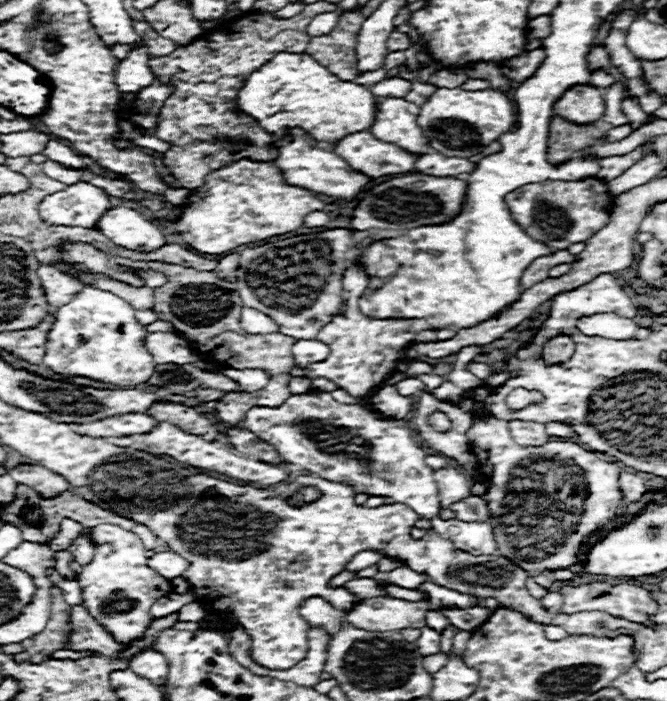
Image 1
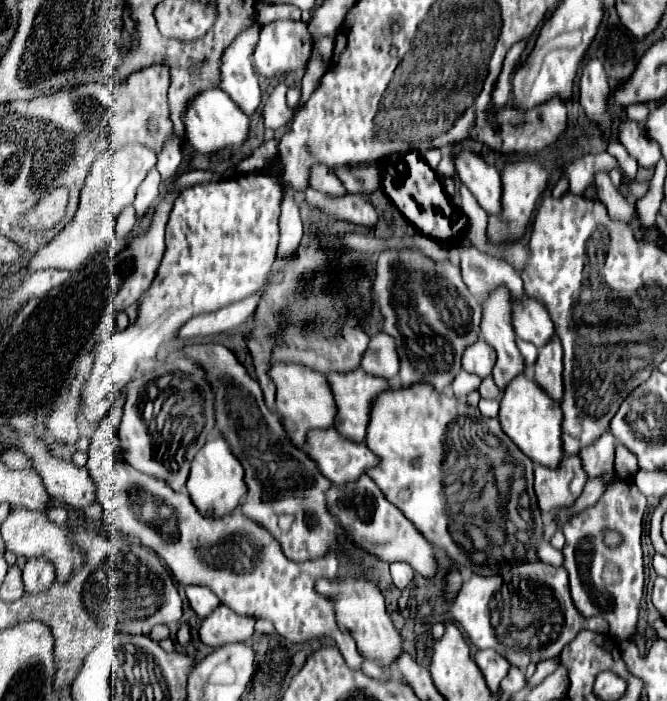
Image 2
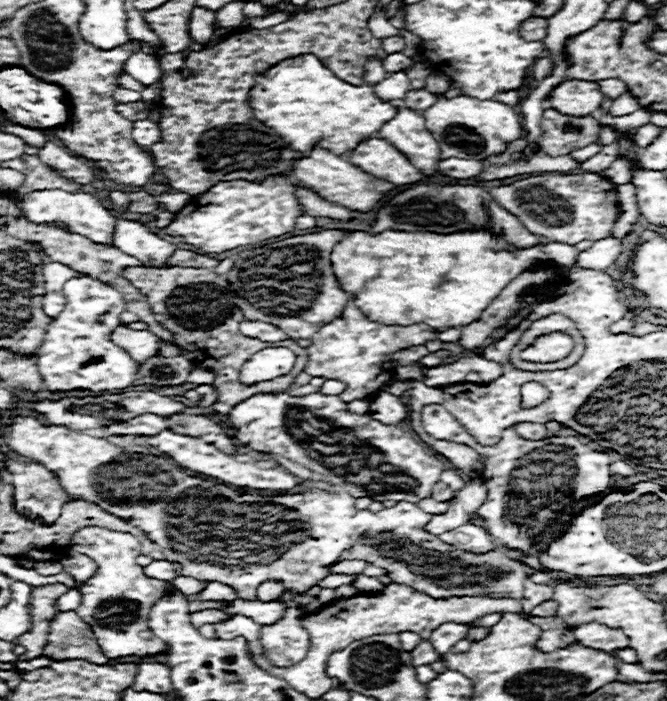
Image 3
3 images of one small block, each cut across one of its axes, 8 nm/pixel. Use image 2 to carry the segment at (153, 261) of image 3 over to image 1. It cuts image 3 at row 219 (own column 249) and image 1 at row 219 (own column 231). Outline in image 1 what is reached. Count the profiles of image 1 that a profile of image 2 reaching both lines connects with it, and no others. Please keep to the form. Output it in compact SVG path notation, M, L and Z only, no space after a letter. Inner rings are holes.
M124 206L104 212L96 228L104 232L104 236L108 236L108 240L112 240L116 246L128 250L150 252L166 244L166 238L156 224L146 220L140 212Z

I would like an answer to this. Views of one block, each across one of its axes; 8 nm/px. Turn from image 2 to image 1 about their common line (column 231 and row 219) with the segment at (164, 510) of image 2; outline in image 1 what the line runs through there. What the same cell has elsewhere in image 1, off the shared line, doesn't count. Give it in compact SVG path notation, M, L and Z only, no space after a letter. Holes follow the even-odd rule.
M596 178L526 184L516 188L516 192L510 192L506 196L506 204L512 218L528 236L548 244L552 250L566 250L570 244L590 240L602 226L608 224L612 208L608 186Z

